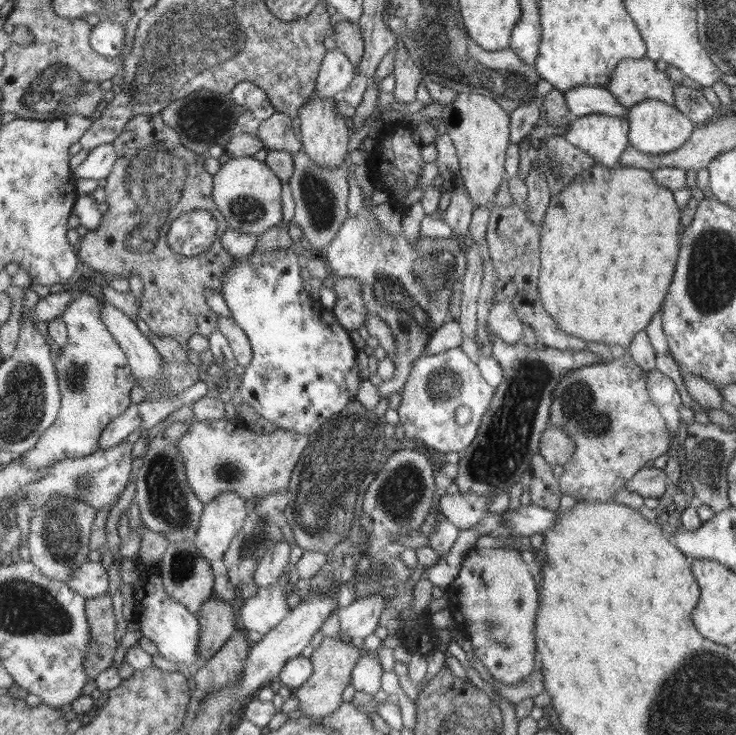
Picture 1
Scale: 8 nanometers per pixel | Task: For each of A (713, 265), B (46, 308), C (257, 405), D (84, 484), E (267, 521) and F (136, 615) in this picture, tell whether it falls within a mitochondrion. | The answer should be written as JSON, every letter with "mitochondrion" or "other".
{"A":"mitochondrion","B":"other","C":"other","D":"mitochondrion","E":"mitochondrion","F":"other"}

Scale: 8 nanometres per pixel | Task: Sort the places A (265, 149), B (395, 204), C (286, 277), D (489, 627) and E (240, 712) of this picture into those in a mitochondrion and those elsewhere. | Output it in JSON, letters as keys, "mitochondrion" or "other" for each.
{"A":"other","B":"other","C":"other","D":"mitochondrion","E":"other"}

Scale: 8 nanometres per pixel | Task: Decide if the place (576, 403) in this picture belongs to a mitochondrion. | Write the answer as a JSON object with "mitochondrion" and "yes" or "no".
{"mitochondrion":"yes"}

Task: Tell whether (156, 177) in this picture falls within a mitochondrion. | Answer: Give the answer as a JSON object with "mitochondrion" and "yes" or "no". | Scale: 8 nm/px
{"mitochondrion":"yes"}

